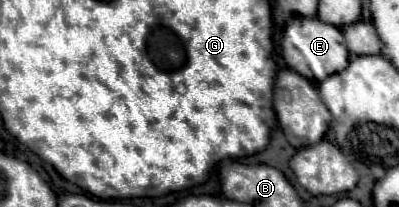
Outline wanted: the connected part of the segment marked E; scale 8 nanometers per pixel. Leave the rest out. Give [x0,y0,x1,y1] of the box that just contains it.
[281,16,349,78]

